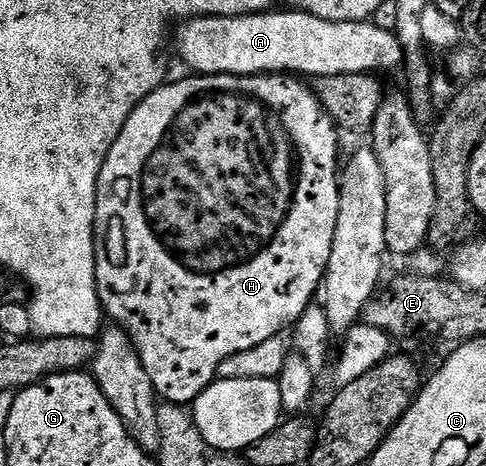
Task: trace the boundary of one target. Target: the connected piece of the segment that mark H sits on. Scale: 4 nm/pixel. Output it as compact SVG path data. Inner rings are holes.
M199 74L185 75L185 80L176 80L165 82L156 88L151 94L132 111L130 118L122 126L118 138L110 146L110 150L104 159L102 170L98 174L96 183L96 213L93 216L92 234L94 240L94 257L96 272L96 294L100 299L100 306L105 317L108 316L113 325L117 328L123 328L125 335L132 341L137 355L140 356L140 362L146 374L150 378L152 387L156 390L156 395L161 401L169 404L178 404L188 406L193 403L195 397L201 396L204 389L217 379L216 371L218 366L226 358L238 354L242 350L250 350L266 338L274 338L283 333L283 328L295 325L296 321L308 311L317 295L320 287L320 281L324 279L324 267L328 264L329 248L333 242L333 228L336 225L338 202L340 201L340 181L338 179L338 164L336 168L336 135L338 129L332 123L332 119L324 113L324 107L320 104L320 99L316 97L315 91L308 88L303 79L297 78L292 74L261 74L259 76L202 76Z

